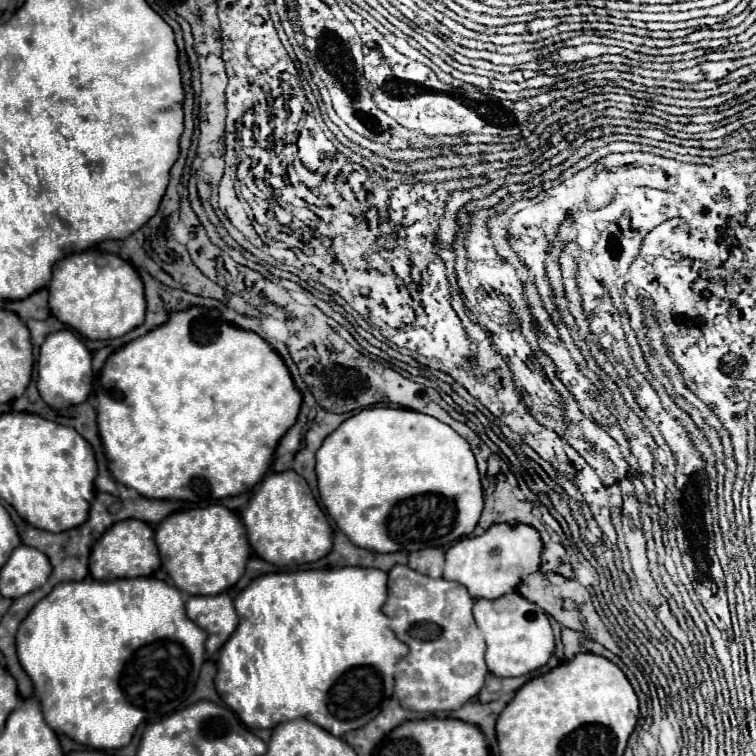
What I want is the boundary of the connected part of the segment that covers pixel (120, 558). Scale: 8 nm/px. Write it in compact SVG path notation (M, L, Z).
M142 520L116 522L102 534L102 538L94 544L90 554L90 576L94 580L152 576L156 568L160 568L160 558L154 542L154 530Z

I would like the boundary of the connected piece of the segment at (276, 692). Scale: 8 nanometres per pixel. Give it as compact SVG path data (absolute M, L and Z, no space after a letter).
M348 566L348 568L330 568L330 570L298 570L298 572L276 572L276 574L264 574L256 580L252 580L246 590L242 590L238 594L238 598L234 600L234 608L240 616L240 624L236 628L236 632L230 636L228 646L224 644L220 650L220 658L218 658L218 674L214 678L216 682L216 690L220 694L220 698L240 716L240 720L248 726L248 728L274 728L280 722L288 722L288 720L296 720L296 718L306 718L318 726L322 726L324 730L328 730L334 736L342 736L348 730L352 730L354 722L346 722L346 720L336 720L326 706L328 700L328 690L332 688L332 684L338 680L338 676L342 676L346 670L356 668L356 666L370 666L376 668L376 672L380 672L380 676L390 676L396 668L396 662L408 652L408 646L404 642L400 642L394 632L390 630L390 618L382 612L382 606L386 602L386 580L388 574L376 568L358 568L358 566Z

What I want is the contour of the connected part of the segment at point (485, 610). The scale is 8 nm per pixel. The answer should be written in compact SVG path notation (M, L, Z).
M516 590L496 600L476 600L474 618L484 634L486 664L494 676L524 676L548 664L556 646L550 616L538 604L522 598Z

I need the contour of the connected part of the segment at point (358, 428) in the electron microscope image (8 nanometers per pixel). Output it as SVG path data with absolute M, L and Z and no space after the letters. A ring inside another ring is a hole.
M388 406L366 408L366 410L360 410L358 414L350 416L348 420L344 420L342 426L338 426L338 430L334 430L334 434L326 436L326 442L322 442L322 446L316 454L316 474L318 474L320 500L326 506L332 520L338 524L338 528L350 538L352 544L366 548L366 550L372 550L372 552L382 552L382 554L384 552L406 552L408 554L408 552L430 548L430 546L436 546L436 548L452 546L462 536L472 534L472 530L476 528L478 518L482 514L482 506L484 506L476 458L474 458L468 442L458 432L454 432L448 424L440 422L438 418L422 414L422 412L406 410L406 408L388 408Z

